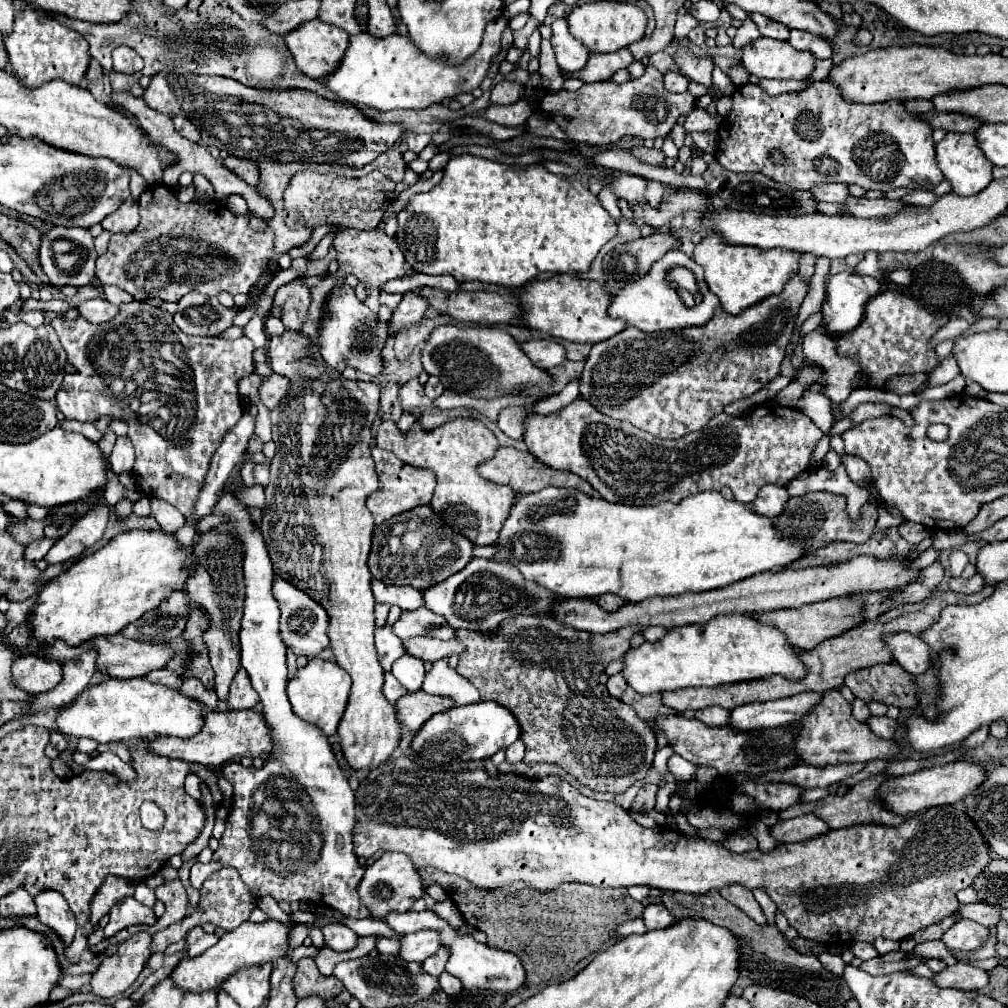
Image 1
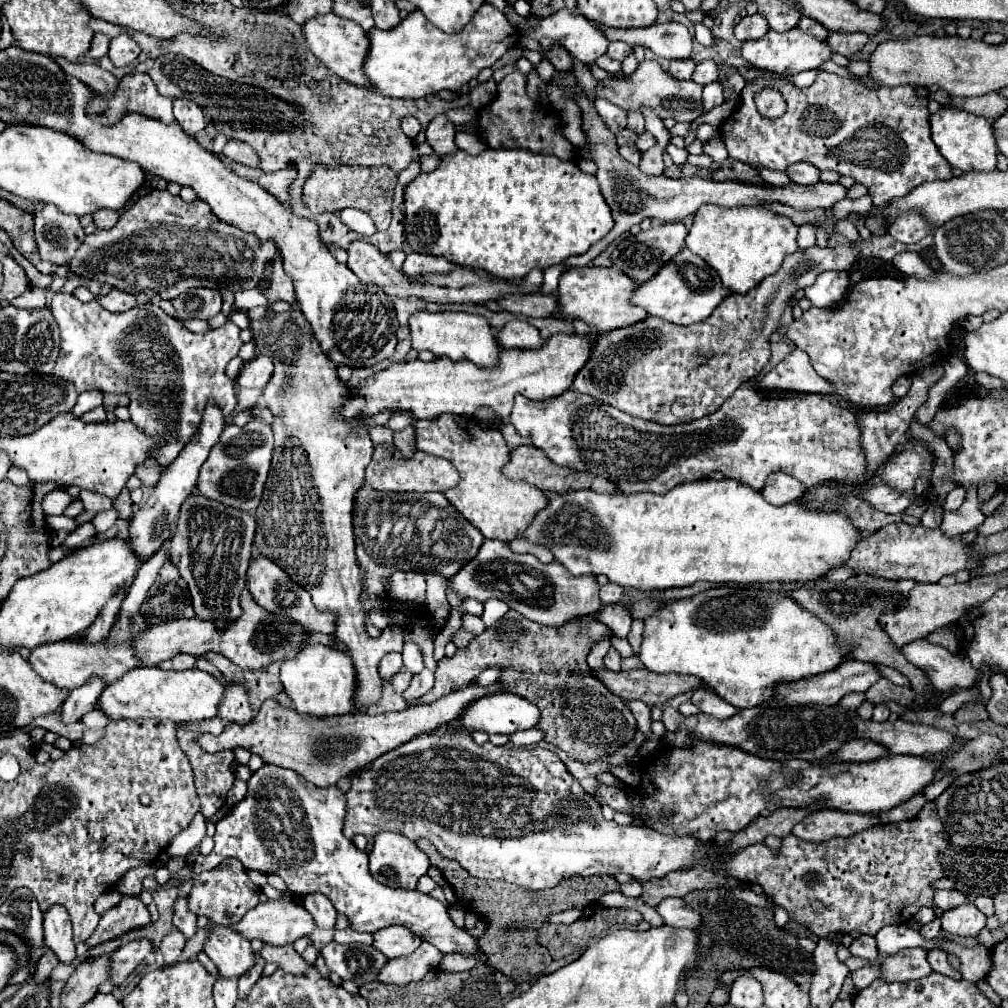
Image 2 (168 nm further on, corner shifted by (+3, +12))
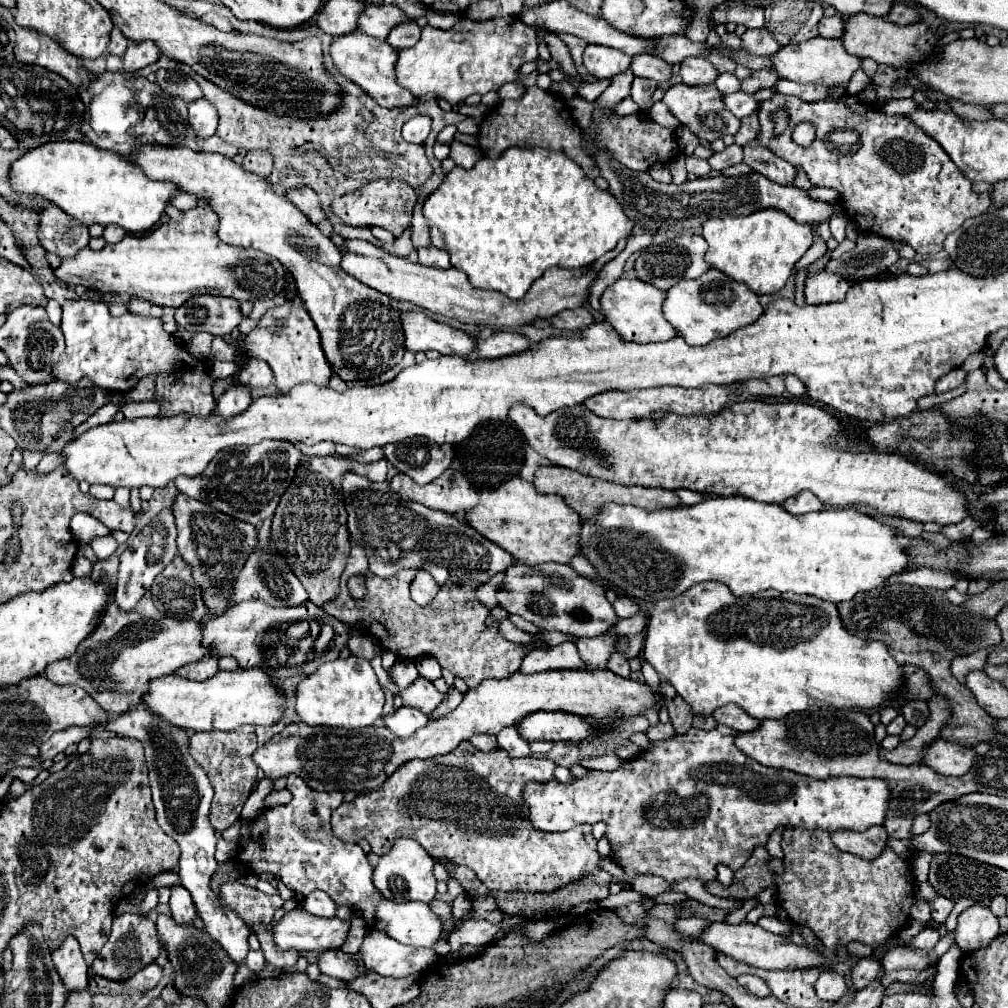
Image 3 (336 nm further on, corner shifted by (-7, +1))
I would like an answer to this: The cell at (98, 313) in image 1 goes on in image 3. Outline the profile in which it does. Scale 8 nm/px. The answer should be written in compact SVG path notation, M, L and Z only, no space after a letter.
M133 298L131 306L129 306L129 312L137 314L137 316L157 316L159 318L163 314L163 308L153 304L153 302L141 300L141 298Z

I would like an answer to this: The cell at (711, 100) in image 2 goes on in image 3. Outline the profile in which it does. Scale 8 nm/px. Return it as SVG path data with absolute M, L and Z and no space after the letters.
M733 92L733 94L727 94L725 98L725 106L727 110L731 110L737 118L745 118L745 116L751 116L759 110L759 102L755 100L753 94L745 94L745 92Z

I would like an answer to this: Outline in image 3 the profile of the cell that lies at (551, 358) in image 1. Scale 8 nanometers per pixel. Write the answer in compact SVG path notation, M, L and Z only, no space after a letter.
M495 332L487 340L479 340L477 338L475 354L479 358L503 358L503 356L511 356L511 354L523 352L529 346L531 346L531 342L521 334Z

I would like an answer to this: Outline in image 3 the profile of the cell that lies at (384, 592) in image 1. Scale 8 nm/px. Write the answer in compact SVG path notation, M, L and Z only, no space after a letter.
M421 570L421 572L415 576L415 580L411 582L411 598L413 598L419 606L427 606L427 604L435 598L435 594L439 592L439 588L441 588L441 586L435 582L435 578L431 578L429 572Z

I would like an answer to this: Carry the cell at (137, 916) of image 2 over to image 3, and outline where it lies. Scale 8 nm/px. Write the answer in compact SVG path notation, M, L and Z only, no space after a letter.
M139 914L115 916L109 940L99 950L91 970L93 974L107 980L117 980L117 982L129 980L131 974L137 974L137 970L141 970L141 966L149 966L149 962L155 962L159 952L161 952L161 946L157 938L157 928L147 916L139 916Z

